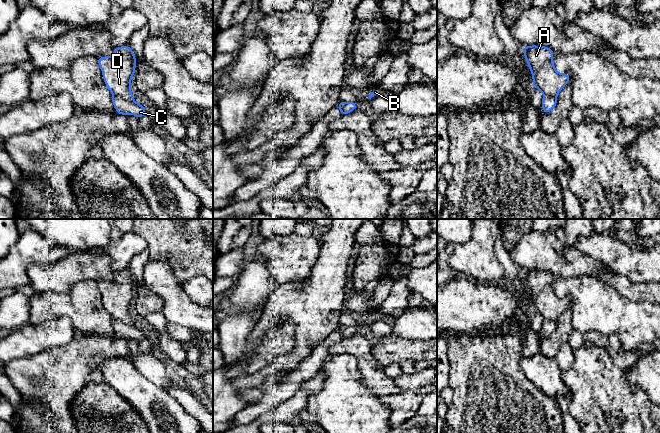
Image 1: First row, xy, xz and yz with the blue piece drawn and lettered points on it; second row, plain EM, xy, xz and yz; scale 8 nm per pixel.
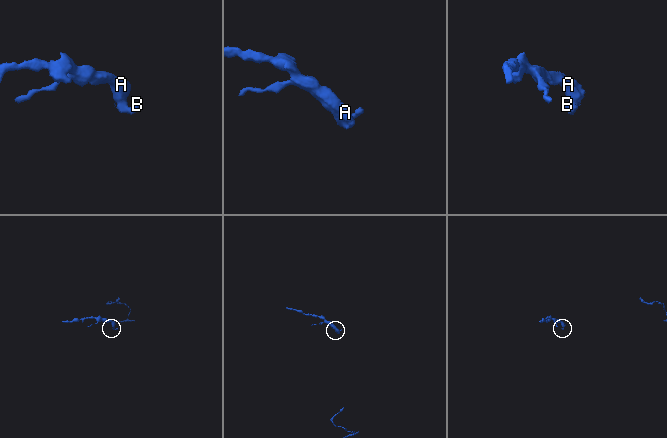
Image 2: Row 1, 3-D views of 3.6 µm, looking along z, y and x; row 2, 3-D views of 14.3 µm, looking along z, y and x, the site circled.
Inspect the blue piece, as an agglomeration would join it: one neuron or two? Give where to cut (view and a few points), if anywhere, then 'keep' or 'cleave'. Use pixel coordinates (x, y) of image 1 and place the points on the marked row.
cut xy (114, 95), (132, 100); cleave

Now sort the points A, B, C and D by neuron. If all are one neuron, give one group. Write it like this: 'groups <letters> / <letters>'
groups A D / B C

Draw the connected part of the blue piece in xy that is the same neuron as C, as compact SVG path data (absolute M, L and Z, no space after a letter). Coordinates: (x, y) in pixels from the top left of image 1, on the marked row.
M113 96L112 102L118 114L133 114L139 119L146 115L146 109L133 100L128 101L120 96Z

